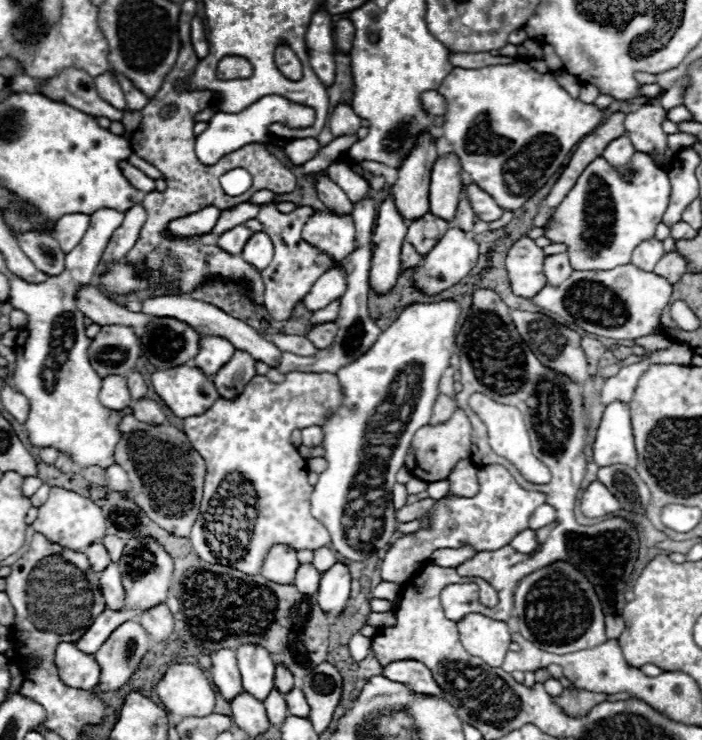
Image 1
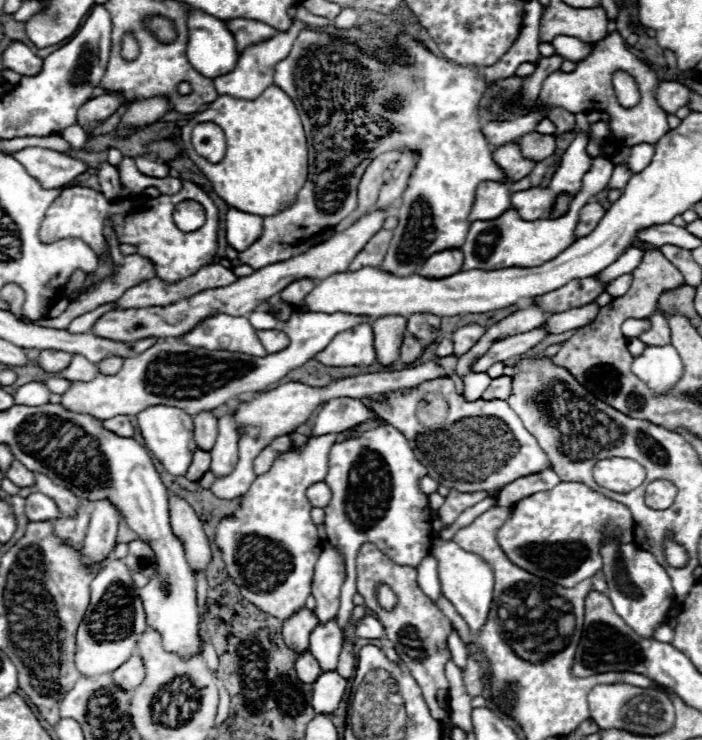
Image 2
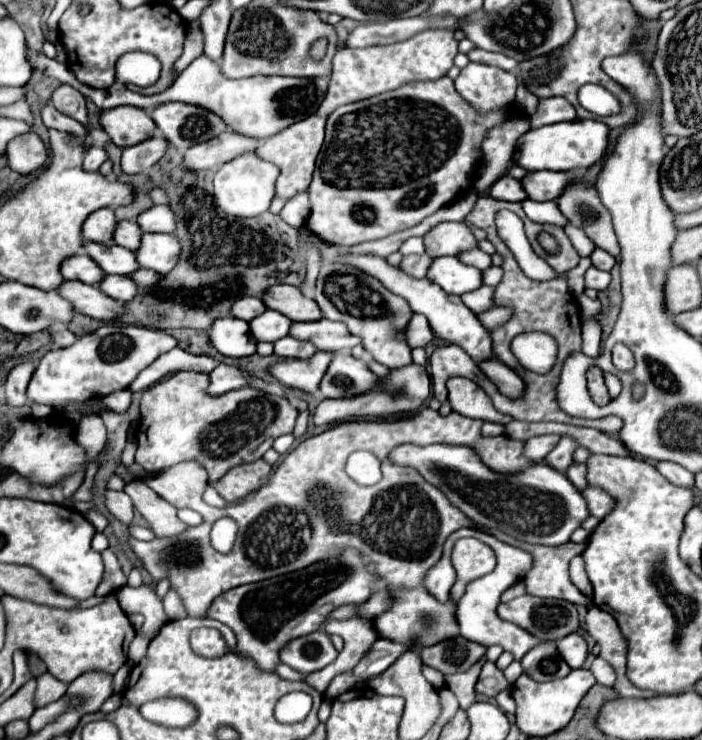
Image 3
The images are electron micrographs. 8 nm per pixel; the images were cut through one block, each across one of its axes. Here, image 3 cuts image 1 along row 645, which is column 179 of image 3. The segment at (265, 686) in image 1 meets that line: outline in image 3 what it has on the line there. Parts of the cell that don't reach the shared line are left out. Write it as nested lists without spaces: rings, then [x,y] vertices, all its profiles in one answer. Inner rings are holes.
[[[142,234],[140,248],[134,254],[142,268],[168,274],[168,270],[178,262],[180,246],[174,234]]]

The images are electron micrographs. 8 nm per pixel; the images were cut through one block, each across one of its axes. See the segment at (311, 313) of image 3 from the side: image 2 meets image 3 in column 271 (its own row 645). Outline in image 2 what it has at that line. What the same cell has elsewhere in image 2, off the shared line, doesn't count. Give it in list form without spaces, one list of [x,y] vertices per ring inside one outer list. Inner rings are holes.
[[[302,608],[302,610],[294,612],[290,618],[286,618],[282,622],[282,638],[284,638],[286,646],[296,650],[298,654],[304,652],[308,648],[310,632],[316,628],[316,624],[318,624],[318,618],[312,610]]]

